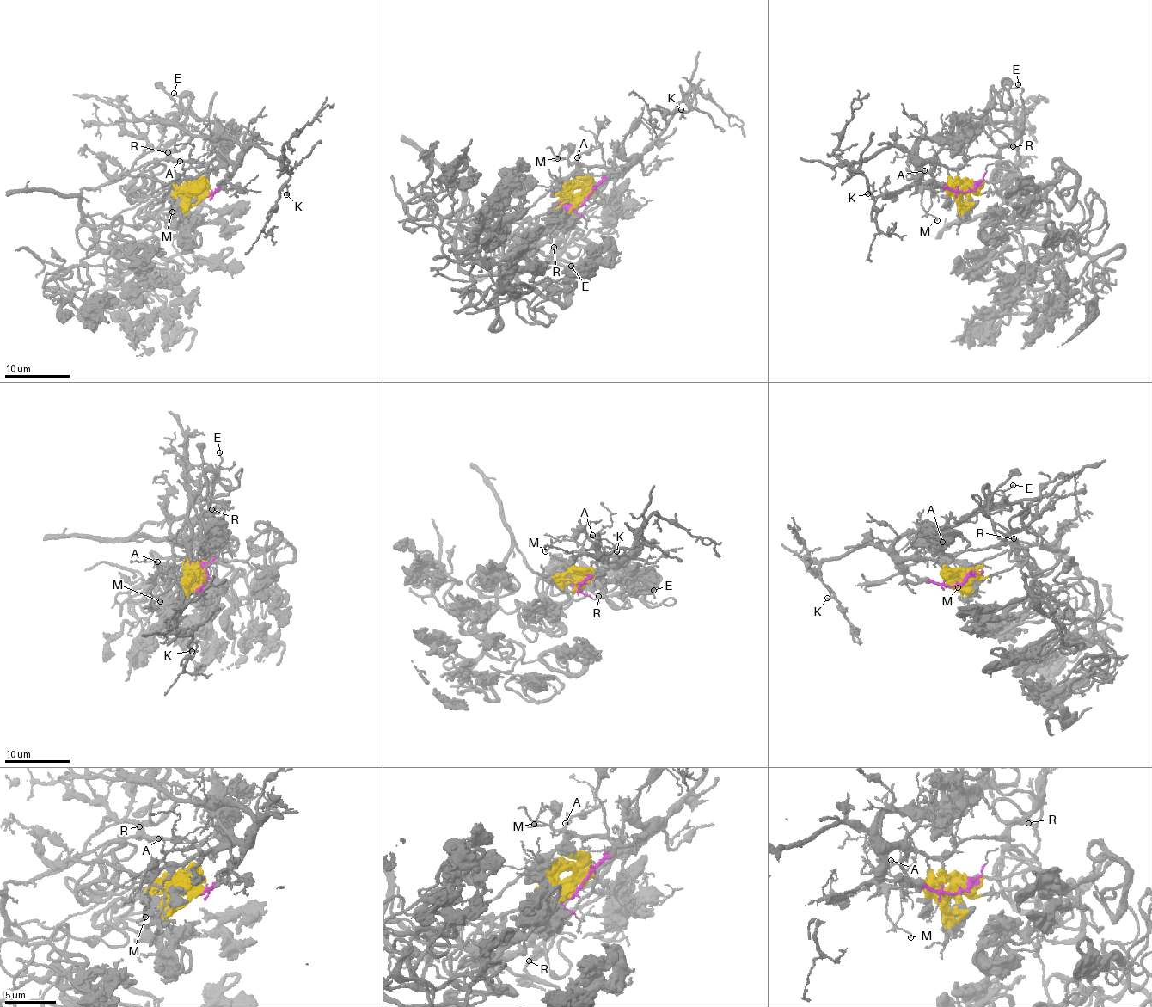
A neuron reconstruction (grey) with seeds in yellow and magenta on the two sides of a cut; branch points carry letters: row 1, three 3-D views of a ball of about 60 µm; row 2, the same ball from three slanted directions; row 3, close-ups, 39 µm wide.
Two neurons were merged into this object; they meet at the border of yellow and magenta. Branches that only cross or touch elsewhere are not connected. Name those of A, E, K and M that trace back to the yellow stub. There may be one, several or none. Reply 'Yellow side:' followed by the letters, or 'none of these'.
Yellow side: E

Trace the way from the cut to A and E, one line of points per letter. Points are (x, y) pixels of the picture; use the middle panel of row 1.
A: (583, 199), (614, 168), (614, 157), (626, 161), (609, 172), (582, 165), (577, 157)
E: (583, 199), (570, 197), (528, 217), (530, 227), (514, 238), (551, 256), (582, 233), (585, 252), (570, 266)

